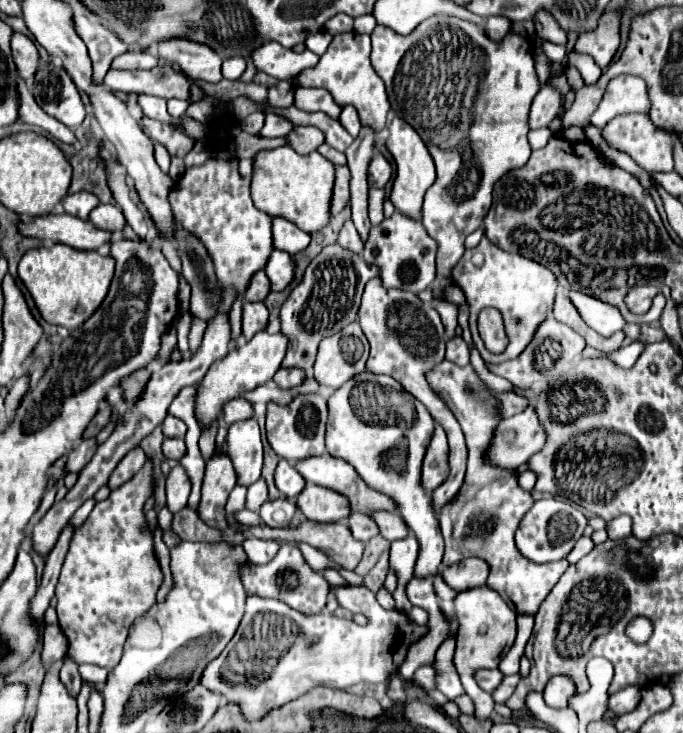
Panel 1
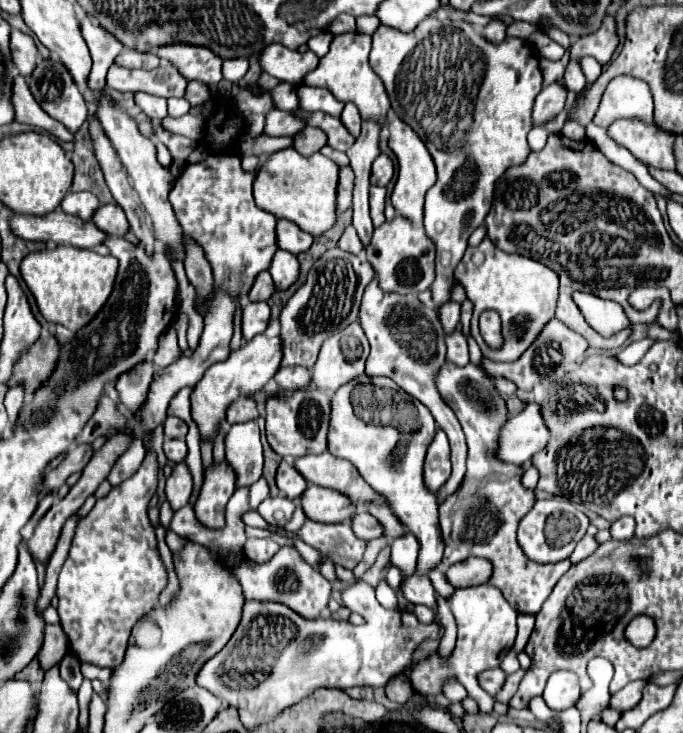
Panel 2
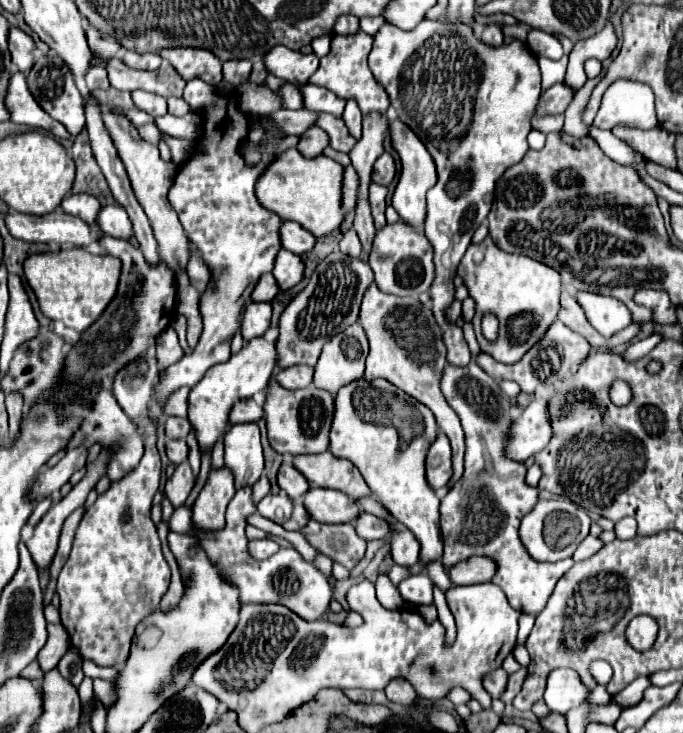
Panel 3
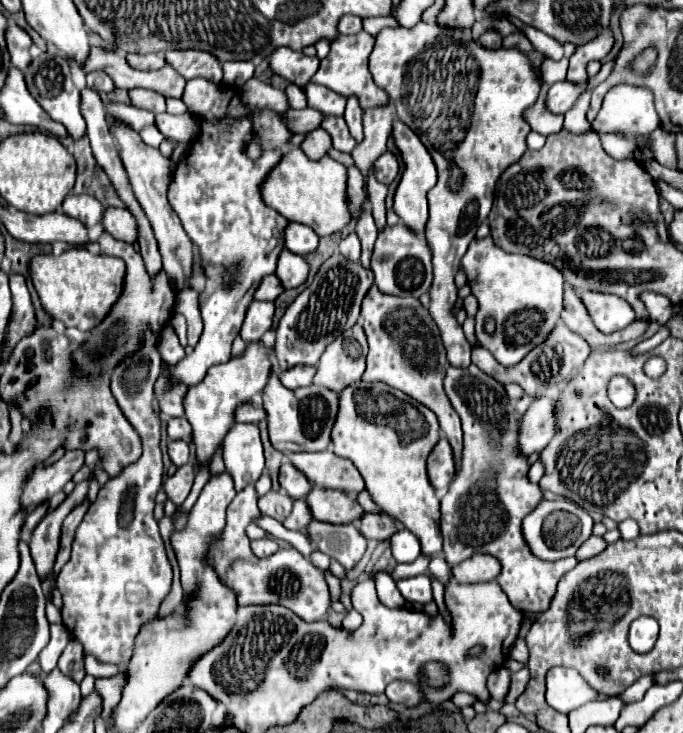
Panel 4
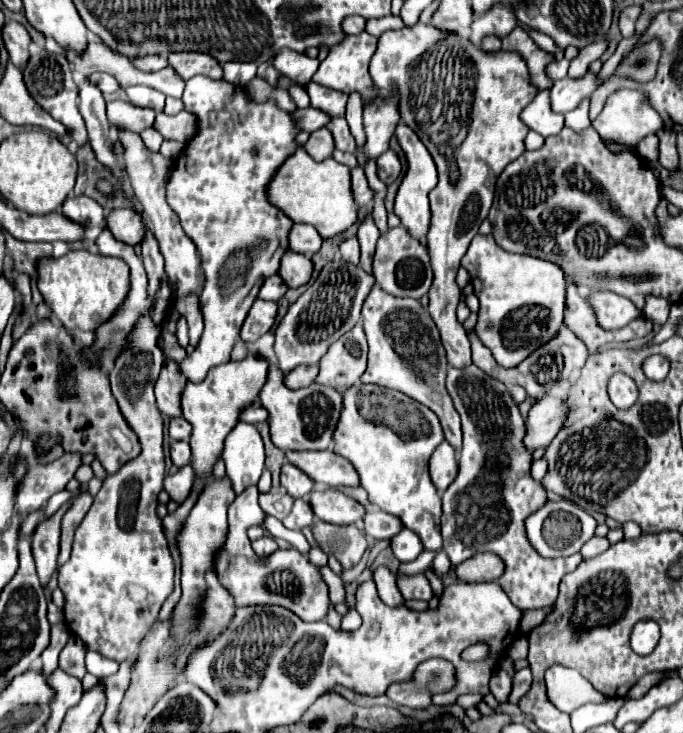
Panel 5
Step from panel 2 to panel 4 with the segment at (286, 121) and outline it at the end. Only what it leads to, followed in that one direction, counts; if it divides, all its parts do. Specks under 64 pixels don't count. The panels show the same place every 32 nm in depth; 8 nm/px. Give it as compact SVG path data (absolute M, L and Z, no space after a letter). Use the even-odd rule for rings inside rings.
M304 108L304 110L288 110L284 112L288 124L292 124L292 132L300 134L300 132L312 132L314 128L320 128L324 114L314 110L314 108Z

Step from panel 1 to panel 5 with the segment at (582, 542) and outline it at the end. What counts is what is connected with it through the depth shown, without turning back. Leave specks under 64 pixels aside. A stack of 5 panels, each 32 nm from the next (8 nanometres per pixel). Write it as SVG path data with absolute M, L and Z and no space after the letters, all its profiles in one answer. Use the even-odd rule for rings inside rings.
M594 536L592 540L588 540L588 544L584 544L584 548L580 550L580 554L584 558L594 558L594 556L600 556L602 552L606 552L608 548L610 548L610 542L606 538Z

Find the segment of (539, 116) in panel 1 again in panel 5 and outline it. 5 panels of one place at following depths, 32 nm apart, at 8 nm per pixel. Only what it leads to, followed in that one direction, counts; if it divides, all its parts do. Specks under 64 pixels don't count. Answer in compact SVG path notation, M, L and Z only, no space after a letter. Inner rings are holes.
M586 70L586 74L582 78L562 78L558 80L552 90L550 90L550 98L552 98L552 110L566 114L574 108L578 108L578 104L584 98L590 98L592 92L596 88L600 88L604 84L604 80L598 78L598 74L594 74L592 70Z

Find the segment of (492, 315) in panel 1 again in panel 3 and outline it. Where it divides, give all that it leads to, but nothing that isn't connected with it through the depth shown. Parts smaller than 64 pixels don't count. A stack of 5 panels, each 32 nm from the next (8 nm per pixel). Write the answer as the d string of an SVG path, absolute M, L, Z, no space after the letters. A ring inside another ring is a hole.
M492 314L484 316L484 320L482 320L482 332L484 332L484 336L488 340L496 340L496 332L498 332L498 320L496 320L496 316L492 316Z

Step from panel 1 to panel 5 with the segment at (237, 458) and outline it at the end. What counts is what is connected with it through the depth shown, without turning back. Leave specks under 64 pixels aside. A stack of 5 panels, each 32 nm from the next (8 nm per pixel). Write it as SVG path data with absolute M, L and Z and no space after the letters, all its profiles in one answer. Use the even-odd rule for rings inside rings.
M240 422L224 444L224 464L226 476L232 482L236 494L258 482L264 470L264 442L260 432L246 422Z

